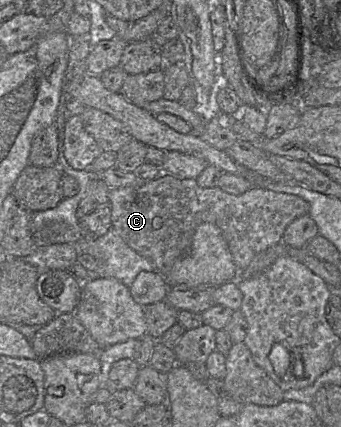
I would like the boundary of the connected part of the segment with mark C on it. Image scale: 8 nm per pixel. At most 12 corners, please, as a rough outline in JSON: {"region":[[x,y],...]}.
{"region":[[161,174],[110,188],[111,224],[163,277],[196,228],[238,272],[283,240],[307,201]]}

